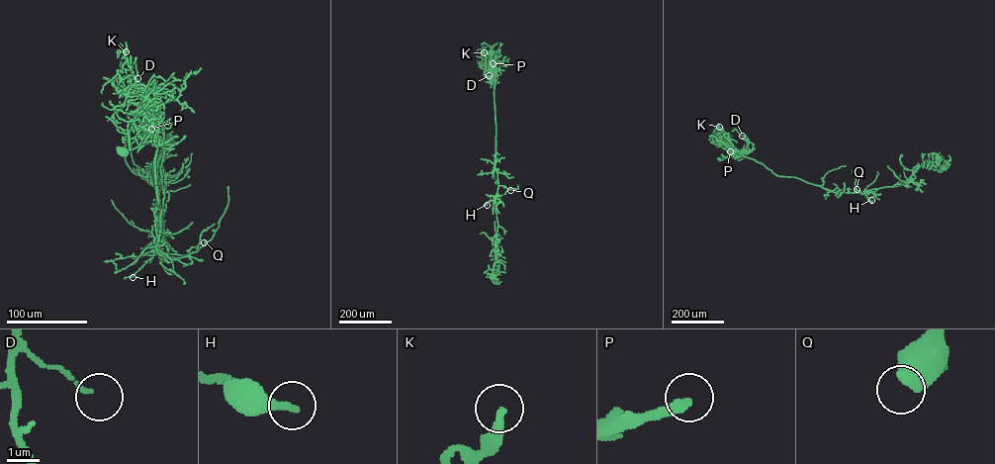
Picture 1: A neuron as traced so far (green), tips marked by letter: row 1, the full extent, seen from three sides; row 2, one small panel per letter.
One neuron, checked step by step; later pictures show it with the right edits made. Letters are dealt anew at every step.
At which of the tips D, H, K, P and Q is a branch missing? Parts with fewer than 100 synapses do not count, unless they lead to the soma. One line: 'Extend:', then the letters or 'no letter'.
Extend: P

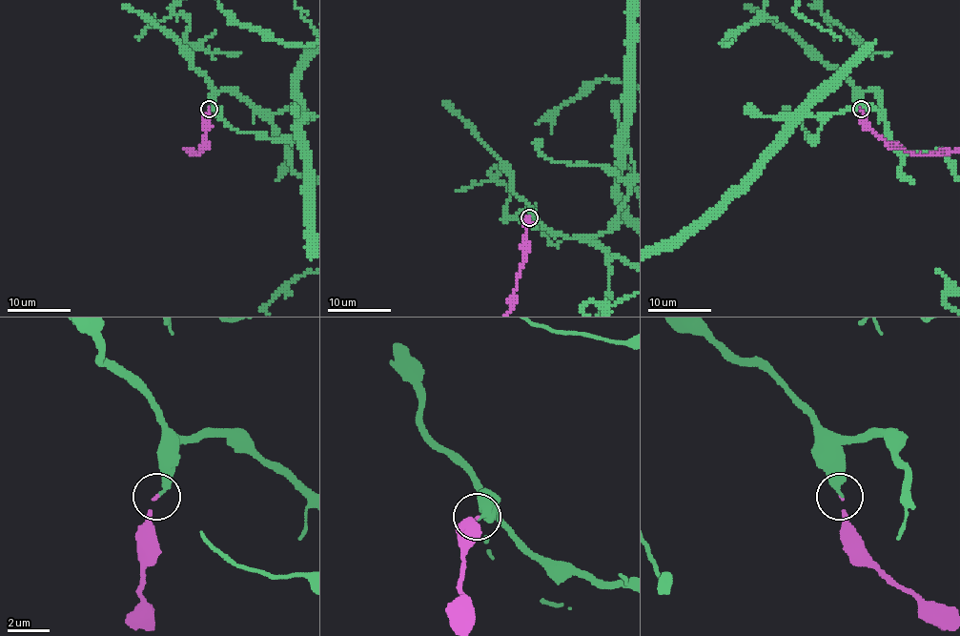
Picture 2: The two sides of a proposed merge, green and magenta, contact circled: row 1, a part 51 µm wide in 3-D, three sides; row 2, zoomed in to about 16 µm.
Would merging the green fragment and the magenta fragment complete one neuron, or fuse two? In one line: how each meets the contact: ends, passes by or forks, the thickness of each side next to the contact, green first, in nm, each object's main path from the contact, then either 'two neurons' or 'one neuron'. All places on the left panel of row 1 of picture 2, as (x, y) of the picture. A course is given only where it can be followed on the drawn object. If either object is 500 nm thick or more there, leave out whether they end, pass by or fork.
green ends there; magenta ends there; 220 nm thick on the green side, 100 nm on the other; one neuron

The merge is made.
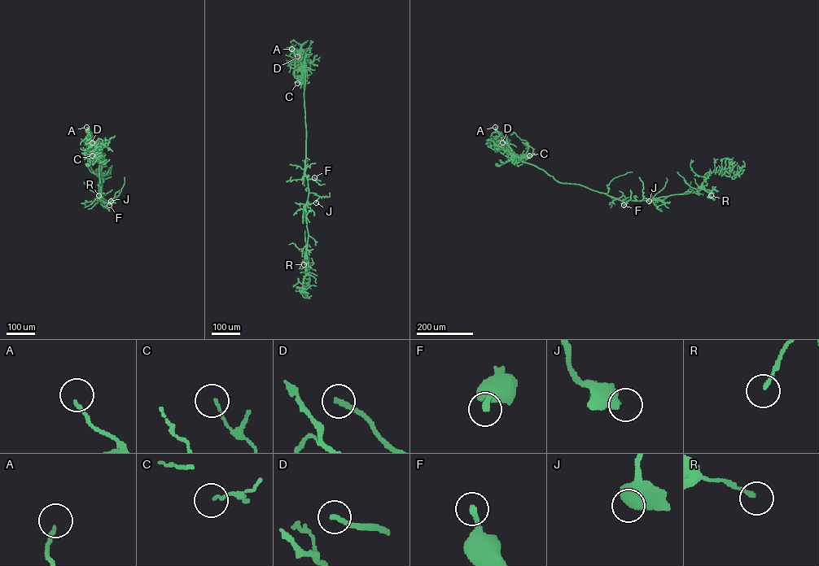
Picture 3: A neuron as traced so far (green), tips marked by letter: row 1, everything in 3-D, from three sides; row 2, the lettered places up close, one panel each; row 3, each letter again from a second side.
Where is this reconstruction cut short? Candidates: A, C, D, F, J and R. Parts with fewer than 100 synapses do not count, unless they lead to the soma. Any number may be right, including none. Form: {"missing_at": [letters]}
{"missing_at": []}

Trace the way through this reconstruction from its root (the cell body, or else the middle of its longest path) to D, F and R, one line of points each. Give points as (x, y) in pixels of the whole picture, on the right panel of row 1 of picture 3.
D: (497, 164), (505, 163), (514, 154), (502, 142)
F: (497, 164), (505, 163), (514, 152), (515, 159), (536, 166), (559, 182), (579, 184), (627, 201), (624, 205)
R: (497, 164), (514, 152), (515, 159), (559, 182), (624, 201), (650, 201), (701, 188), (711, 195)

